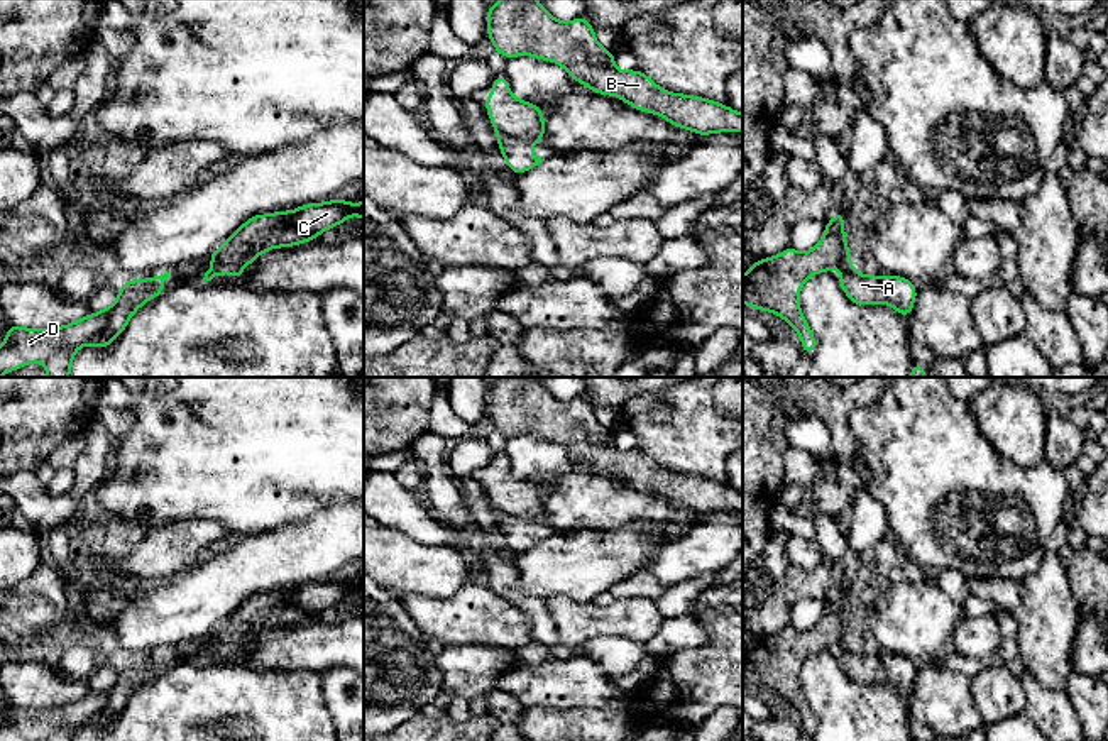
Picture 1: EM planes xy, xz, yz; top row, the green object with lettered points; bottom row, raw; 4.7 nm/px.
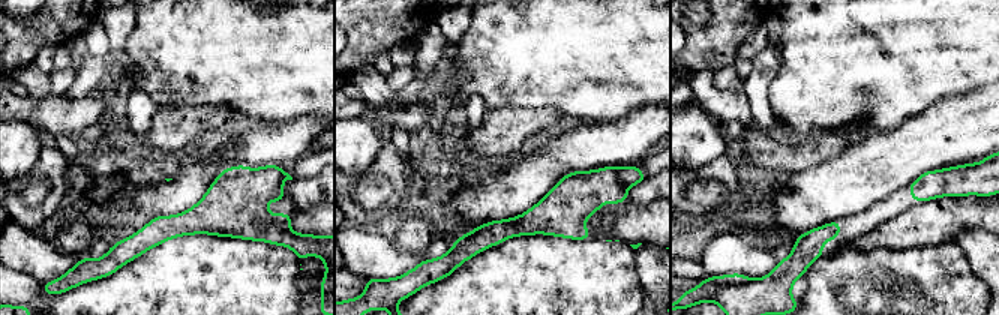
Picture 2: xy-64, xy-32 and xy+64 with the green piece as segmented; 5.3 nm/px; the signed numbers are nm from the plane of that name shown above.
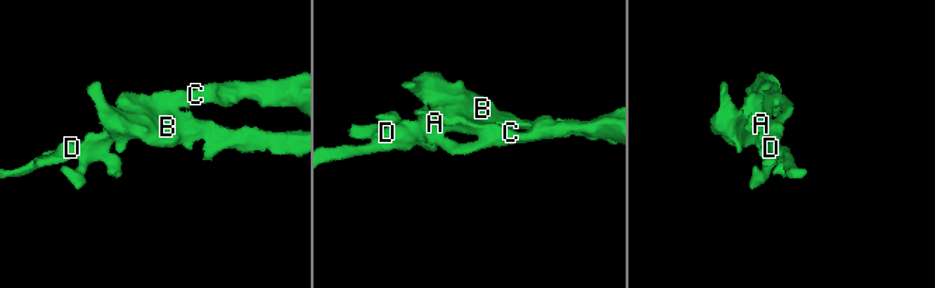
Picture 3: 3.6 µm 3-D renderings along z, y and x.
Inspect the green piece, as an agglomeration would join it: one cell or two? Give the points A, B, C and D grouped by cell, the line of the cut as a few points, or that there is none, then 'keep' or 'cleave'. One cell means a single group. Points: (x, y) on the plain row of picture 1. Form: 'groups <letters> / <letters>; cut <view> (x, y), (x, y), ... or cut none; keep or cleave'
groups A B D / C; cut xy (110, 686), (107, 704), (87, 721); cleave

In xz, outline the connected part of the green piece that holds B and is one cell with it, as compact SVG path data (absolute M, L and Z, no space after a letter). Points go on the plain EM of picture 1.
M502 377L487 387L487 416L507 438L528 433L553 440L594 472L616 474L697 514L743 511L743 492L727 484L665 470L639 448L619 450L614 431L595 420L594 409L584 394L572 401L553 398L536 377Z

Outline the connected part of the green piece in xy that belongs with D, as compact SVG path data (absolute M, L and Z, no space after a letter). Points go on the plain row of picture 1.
M110 685L59 707L30 709L14 704L0 724L0 741L46 741L54 733L78 729L105 709L108 695Z

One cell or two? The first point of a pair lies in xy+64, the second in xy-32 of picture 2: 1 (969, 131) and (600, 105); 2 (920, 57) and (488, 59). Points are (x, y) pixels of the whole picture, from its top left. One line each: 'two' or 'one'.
1: two
2: one

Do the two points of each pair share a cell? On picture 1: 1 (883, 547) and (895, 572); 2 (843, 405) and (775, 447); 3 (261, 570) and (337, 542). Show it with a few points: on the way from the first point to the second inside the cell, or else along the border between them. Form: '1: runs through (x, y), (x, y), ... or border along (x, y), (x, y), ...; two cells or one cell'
1: runs through (887, 554), (894, 565); one cell
2: runs through (819, 405), (785, 406), (775, 417), (775, 423); one cell
3: runs through (279, 559), (318, 548); one cell

